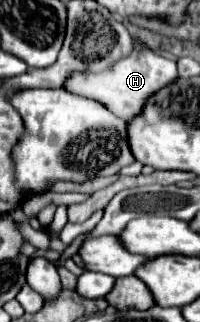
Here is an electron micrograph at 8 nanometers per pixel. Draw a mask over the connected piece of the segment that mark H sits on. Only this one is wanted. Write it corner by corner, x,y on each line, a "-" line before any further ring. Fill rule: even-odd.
142,51
142,53
130,53
126,59
114,63
110,69
102,71
102,73
80,73
80,75
72,75
66,83
66,89
90,99
96,99
100,103
104,103
110,111
114,111
118,117
132,121
136,115
140,115
140,111
144,111
144,103
160,89
164,89
166,85
172,85
178,79
178,67
174,59
162,57
154,51

